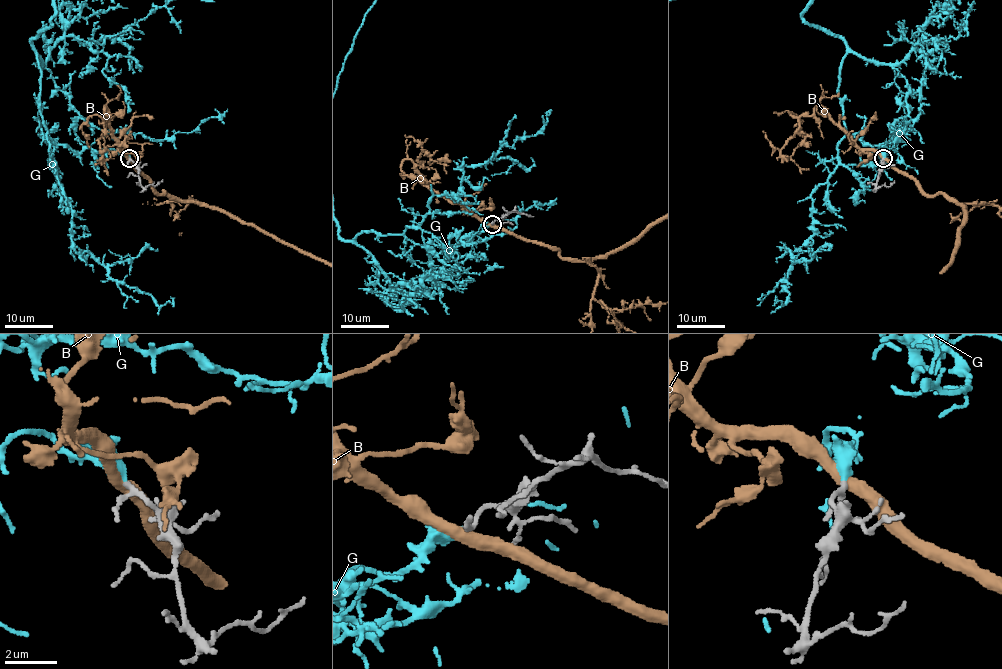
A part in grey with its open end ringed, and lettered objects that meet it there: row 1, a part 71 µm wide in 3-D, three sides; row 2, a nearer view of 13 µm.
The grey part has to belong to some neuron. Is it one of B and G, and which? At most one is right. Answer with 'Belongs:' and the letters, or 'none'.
Belongs: G

